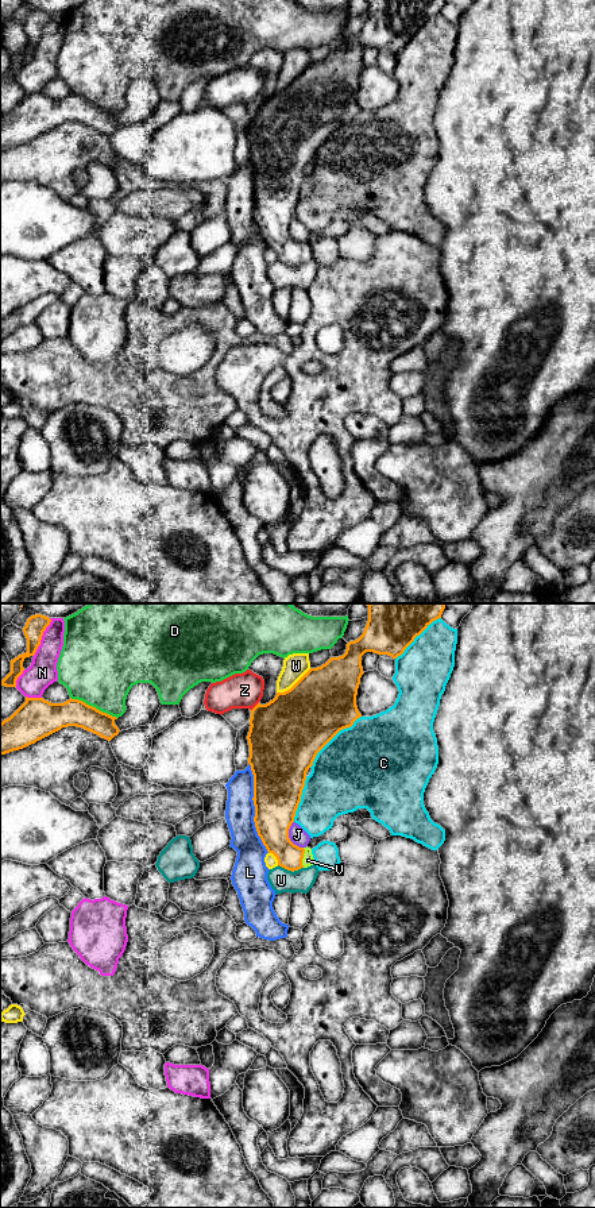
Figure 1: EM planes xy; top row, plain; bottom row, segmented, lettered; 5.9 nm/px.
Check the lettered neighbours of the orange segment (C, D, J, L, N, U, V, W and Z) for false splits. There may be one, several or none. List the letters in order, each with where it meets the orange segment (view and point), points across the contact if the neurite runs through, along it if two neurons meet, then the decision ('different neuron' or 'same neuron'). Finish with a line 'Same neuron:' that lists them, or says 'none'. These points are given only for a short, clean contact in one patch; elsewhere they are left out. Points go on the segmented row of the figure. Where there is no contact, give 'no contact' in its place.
C: xy (332, 737) | different neuron
D: xy (92, 706) | different neuron
J: xy (288, 837) | along xy (293, 821), (289, 829), (289, 838), (302, 848) | different neuron
L: xy (255, 807) | different neuron
N: xy (41, 637) | different neuron
U: xy (290, 869) | along xy (278, 864), (292, 871), (302, 868) | different neuron
V: xy (302, 857) | across xy (273, 828), (302, 857), (308, 860) | same neuron
W: xy (294, 684) | different neuron
Z: xy (255, 706) | different neuron
Same neuron: V

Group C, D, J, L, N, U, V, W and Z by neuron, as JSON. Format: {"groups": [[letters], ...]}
{"groups": [["C"], ["D"], ["J"], ["L"], ["N"], ["U"], ["V"], ["W"], ["Z"]]}

